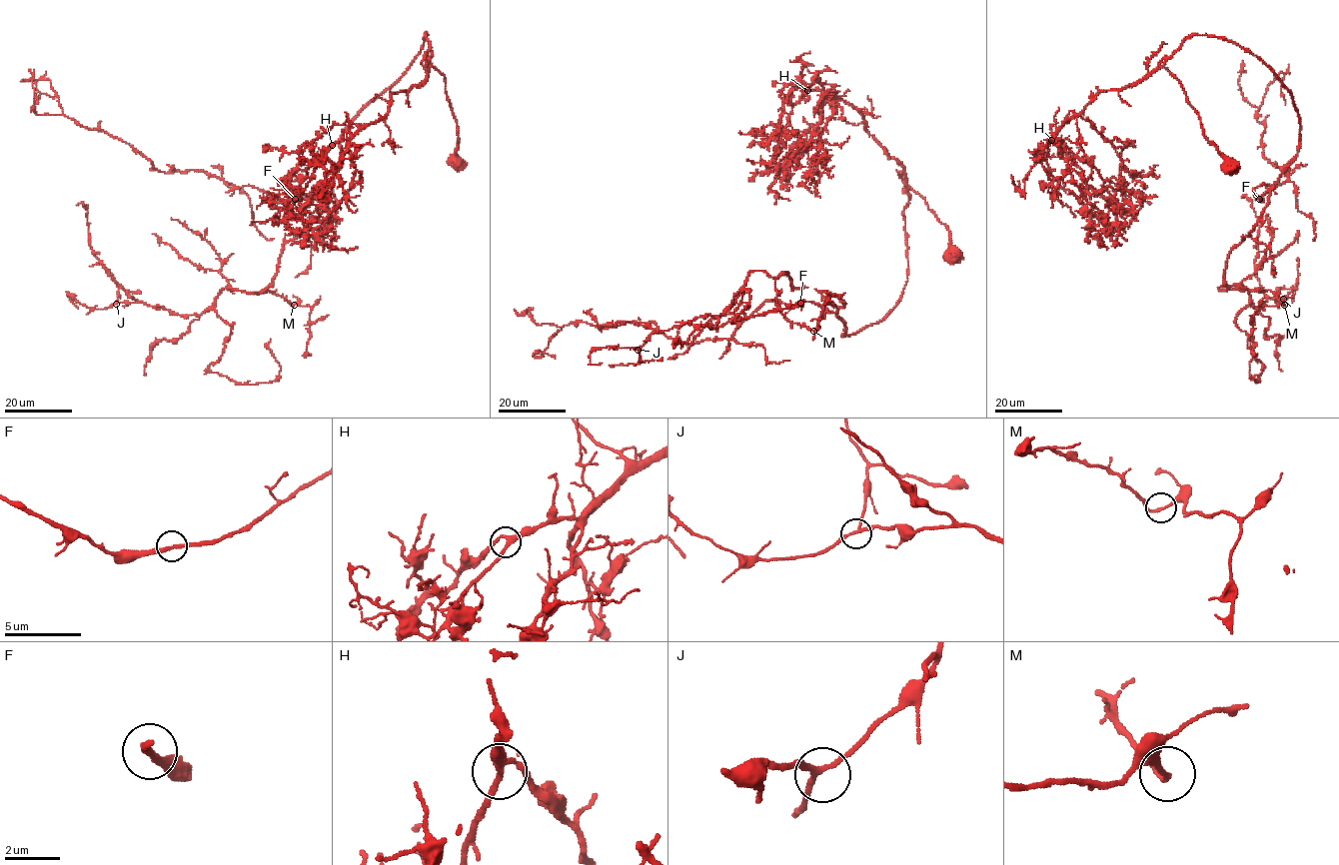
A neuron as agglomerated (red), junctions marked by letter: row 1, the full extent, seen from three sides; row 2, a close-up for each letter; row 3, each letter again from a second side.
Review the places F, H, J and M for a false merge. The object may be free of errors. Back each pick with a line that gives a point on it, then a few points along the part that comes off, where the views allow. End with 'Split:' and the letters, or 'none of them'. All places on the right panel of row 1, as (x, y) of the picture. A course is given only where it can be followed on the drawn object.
Split: none of them

